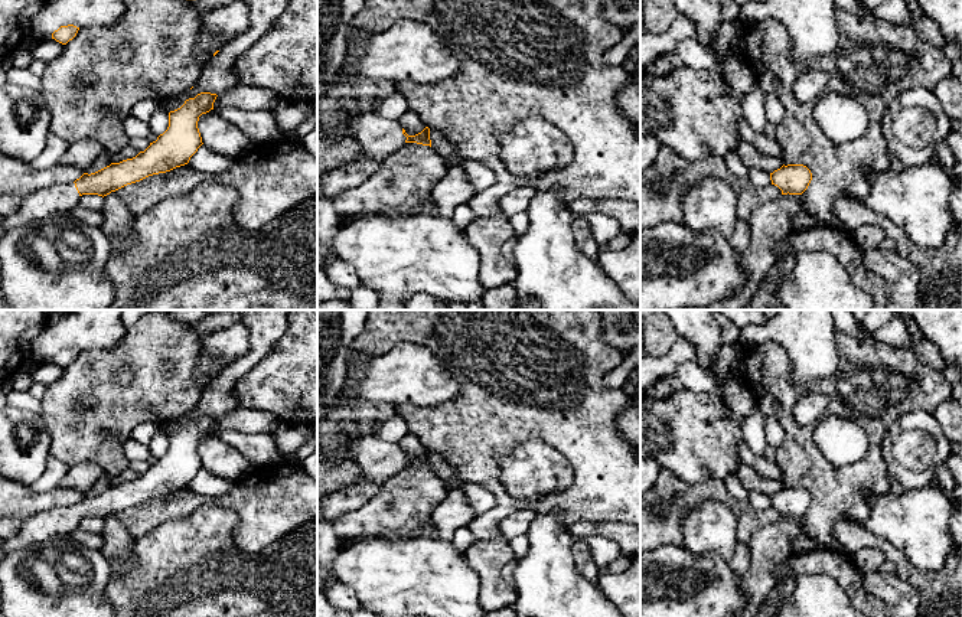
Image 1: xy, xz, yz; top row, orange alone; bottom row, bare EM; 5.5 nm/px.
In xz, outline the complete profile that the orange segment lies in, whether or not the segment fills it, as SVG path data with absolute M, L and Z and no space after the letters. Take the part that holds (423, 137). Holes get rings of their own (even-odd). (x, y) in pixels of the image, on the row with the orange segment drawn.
M371 108L353 123L352 136L362 148L362 159L375 160L379 164L405 143L431 147L428 127L415 136L408 136L400 121L384 118Z

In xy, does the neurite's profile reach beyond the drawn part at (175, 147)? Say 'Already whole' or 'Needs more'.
Needs more

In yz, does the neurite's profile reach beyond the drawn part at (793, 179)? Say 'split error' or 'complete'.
complete

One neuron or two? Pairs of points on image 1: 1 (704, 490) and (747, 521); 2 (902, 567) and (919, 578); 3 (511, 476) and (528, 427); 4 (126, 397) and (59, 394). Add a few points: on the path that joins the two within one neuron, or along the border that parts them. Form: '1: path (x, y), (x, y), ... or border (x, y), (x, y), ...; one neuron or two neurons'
1: path (716, 490), (739, 509); one neuron
2: path (906, 571), (915, 577); one neuron
3: border (555, 450), (527, 440), (505, 453), (498, 466); two neurons
4: path (110, 397), (104, 391), (75, 391); one neuron

